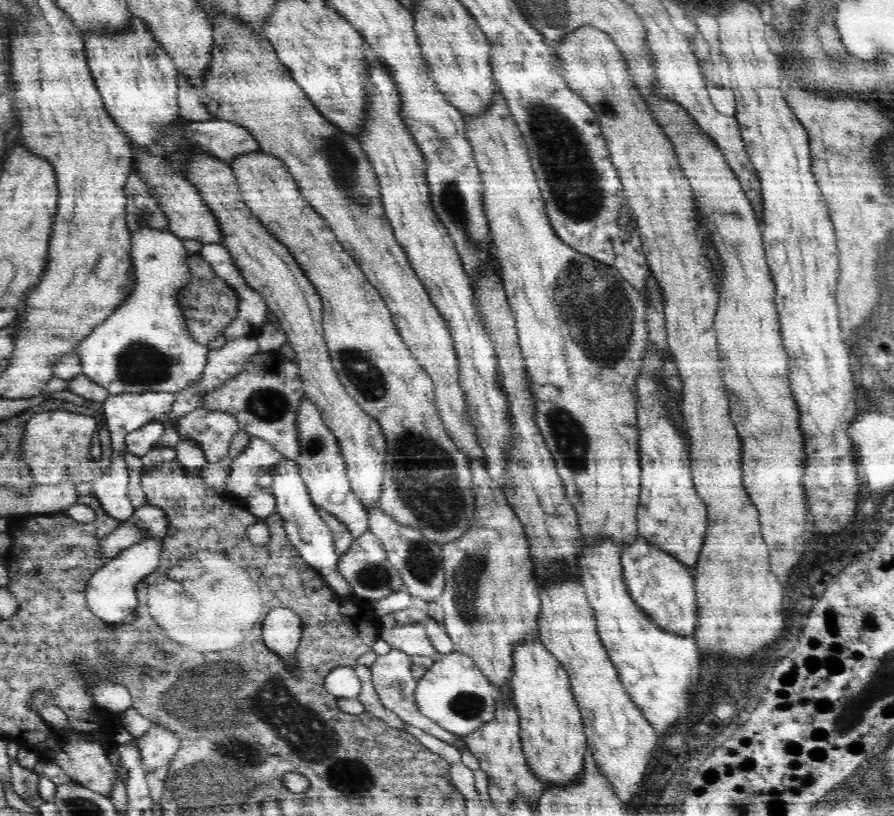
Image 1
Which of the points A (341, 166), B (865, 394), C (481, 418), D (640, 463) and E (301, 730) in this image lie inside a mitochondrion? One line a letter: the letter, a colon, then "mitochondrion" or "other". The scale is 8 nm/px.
A: mitochondrion
B: other
C: other
D: other
E: mitochondrion

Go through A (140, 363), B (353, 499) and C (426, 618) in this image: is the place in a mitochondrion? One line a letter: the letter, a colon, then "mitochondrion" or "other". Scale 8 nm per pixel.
A: mitochondrion
B: other
C: other

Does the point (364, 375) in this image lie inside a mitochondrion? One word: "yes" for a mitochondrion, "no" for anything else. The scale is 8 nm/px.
yes

